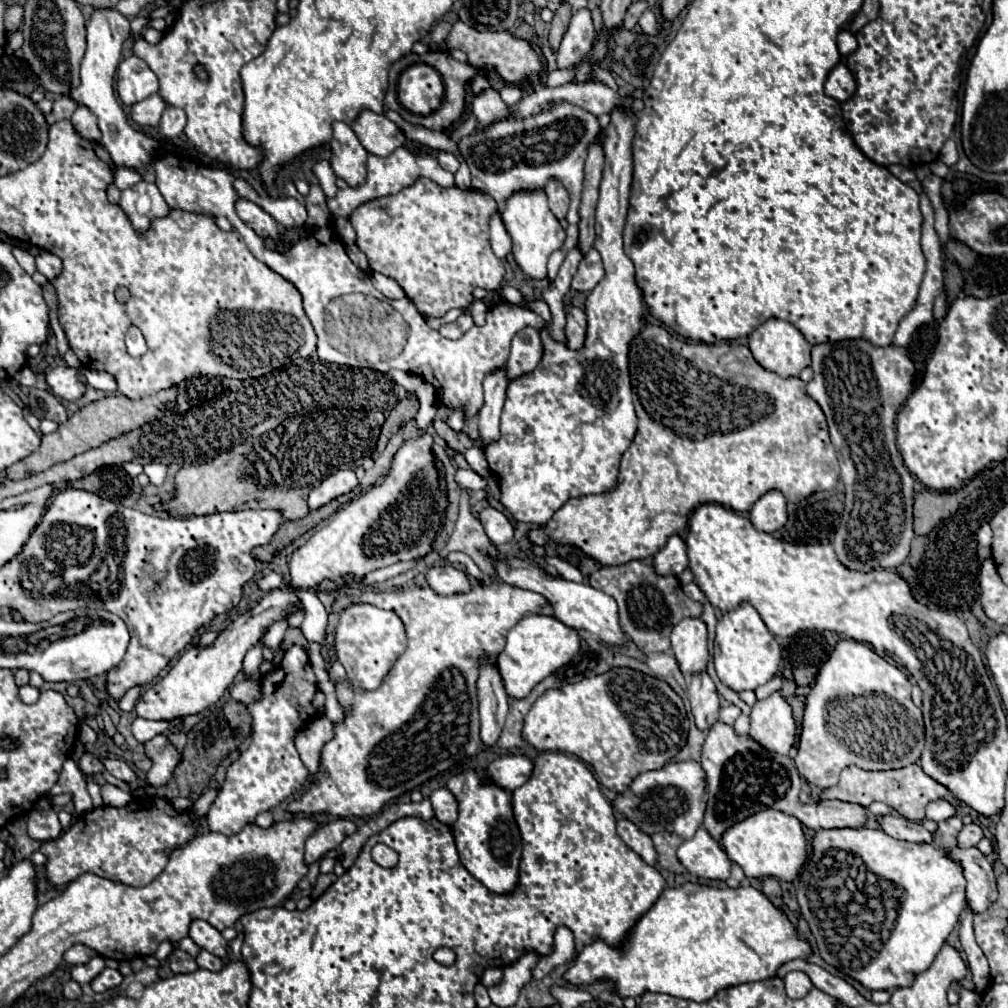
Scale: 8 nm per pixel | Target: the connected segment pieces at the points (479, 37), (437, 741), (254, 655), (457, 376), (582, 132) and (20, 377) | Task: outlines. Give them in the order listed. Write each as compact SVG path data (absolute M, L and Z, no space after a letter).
M456 21L452 31L448 33L448 37L444 39L446 49L462 49L468 55L468 61L472 65L492 65L500 77L508 83L526 83L526 81L534 81L540 77L540 73L544 71L544 63L540 59L540 55L530 47L528 41L524 39L516 39L514 35L510 35L508 31L488 31L488 33L480 33L468 25L464 25L462 21Z
M470 577L470 591L456 595L438 595L428 587L396 589L396 591L364 591L360 595L338 595L330 609L330 623L326 629L326 643L334 643L332 629L336 629L336 613L352 601L364 601L382 609L392 609L400 615L406 625L408 647L400 661L392 667L392 673L378 691L356 693L348 681L336 687L336 697L340 705L348 711L344 723L334 725L334 739L322 749L320 771L314 775L312 787L296 801L288 805L290 811L302 811L308 815L332 813L338 817L368 817L380 813L382 807L404 795L408 789L416 789L428 779L450 771L452 767L464 763L478 753L478 671L480 659L486 657L488 663L496 665L498 655L504 651L504 639L512 625L516 625L524 615L538 613L548 605L548 599L540 593L526 591L508 585L500 579L488 579L486 583Z
M258 643L256 647L252 647L246 653L246 661L244 661L244 675L248 679L256 679L260 677L260 663L262 663L262 643Z
M404 297L404 299L396 301L394 309L398 313L402 313L404 319L408 321L410 337L408 337L408 345L404 347L402 357L396 357L396 361L388 361L388 369L410 371L410 373L426 379L430 385L434 385L440 401L444 401L442 405L448 411L462 409L464 419L478 415L478 411L482 409L482 405L484 405L482 381L488 373L494 373L496 369L502 369L506 365L512 337L518 331L522 331L524 327L532 327L536 331L542 331L542 327L544 327L544 319L540 315L536 315L534 311L516 307L512 303L500 303L500 305L494 305L488 309L486 323L482 327L474 325L464 337L450 341L450 339L442 337L436 329L428 327L428 323L416 311L416 307L412 305L410 299Z
M560 103L552 105L548 113L538 113L536 117L524 121L500 121L492 125L486 133L472 133L462 137L460 151L472 171L472 185L478 191L488 193L498 207L504 207L508 197L518 191L538 191L548 185L548 181L560 181L570 195L570 215L566 217L566 243L562 249L552 253L548 261L548 281L552 281L566 257L566 253L576 245L578 239L578 207L584 181L584 161L590 143L604 143L606 135L598 119L576 105Z
M30 367L20 369L20 371L14 375L14 379L16 379L22 387L32 387L32 385L36 383L36 375L30 371Z

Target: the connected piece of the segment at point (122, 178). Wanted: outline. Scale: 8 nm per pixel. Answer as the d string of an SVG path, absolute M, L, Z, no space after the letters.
M118 167L116 169L116 177L114 177L114 185L122 191L122 189L128 189L132 185L136 185L136 181L140 181L140 173L136 171L130 171L130 169L124 169L124 167Z

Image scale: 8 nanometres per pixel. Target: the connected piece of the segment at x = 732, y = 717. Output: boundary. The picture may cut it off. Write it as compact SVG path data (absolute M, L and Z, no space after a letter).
M728 705L720 709L720 721L726 725L732 725L738 719L738 715L740 715L740 709L736 705Z

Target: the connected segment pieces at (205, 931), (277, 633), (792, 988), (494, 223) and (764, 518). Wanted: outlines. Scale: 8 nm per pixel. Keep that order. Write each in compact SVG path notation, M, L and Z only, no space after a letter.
M196 919L192 925L190 925L190 939L200 947L200 949L206 949L210 951L212 955L224 959L228 955L228 945L226 941L222 939L220 931L216 931L210 923L202 921L202 919Z
M278 621L276 625L272 625L272 629L264 637L264 647L278 649L282 639L284 639L284 633L286 633L286 621Z
M792 971L792 973L788 973L788 975L784 977L784 983L786 983L786 993L788 993L788 997L792 997L792 999L804 997L804 995L814 987L812 981L810 981L810 977L808 977L806 973L802 973L802 971Z
M494 213L490 217L490 243L492 243L492 251L500 257L500 259L506 259L506 255L510 253L512 249L512 241L510 241L510 235L500 219L500 213Z
M768 491L750 509L750 523L764 533L774 533L786 525L786 499L780 491Z

